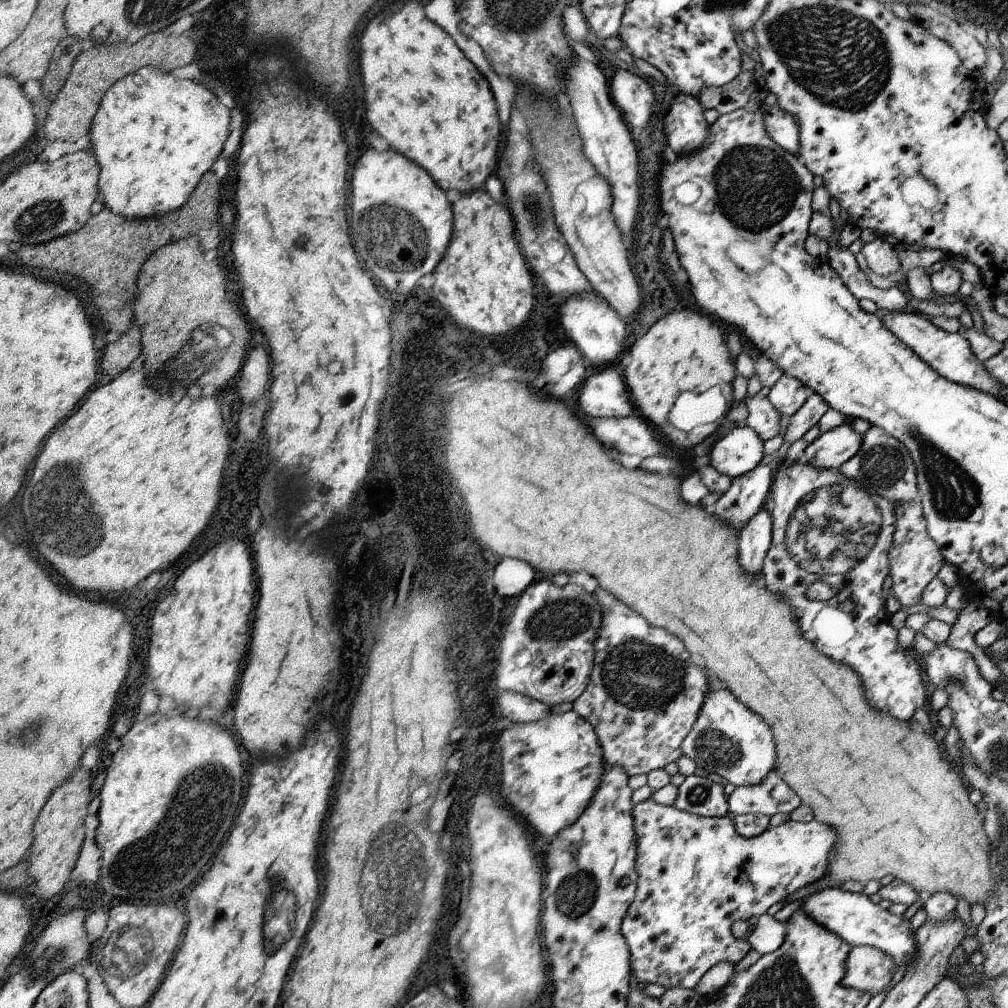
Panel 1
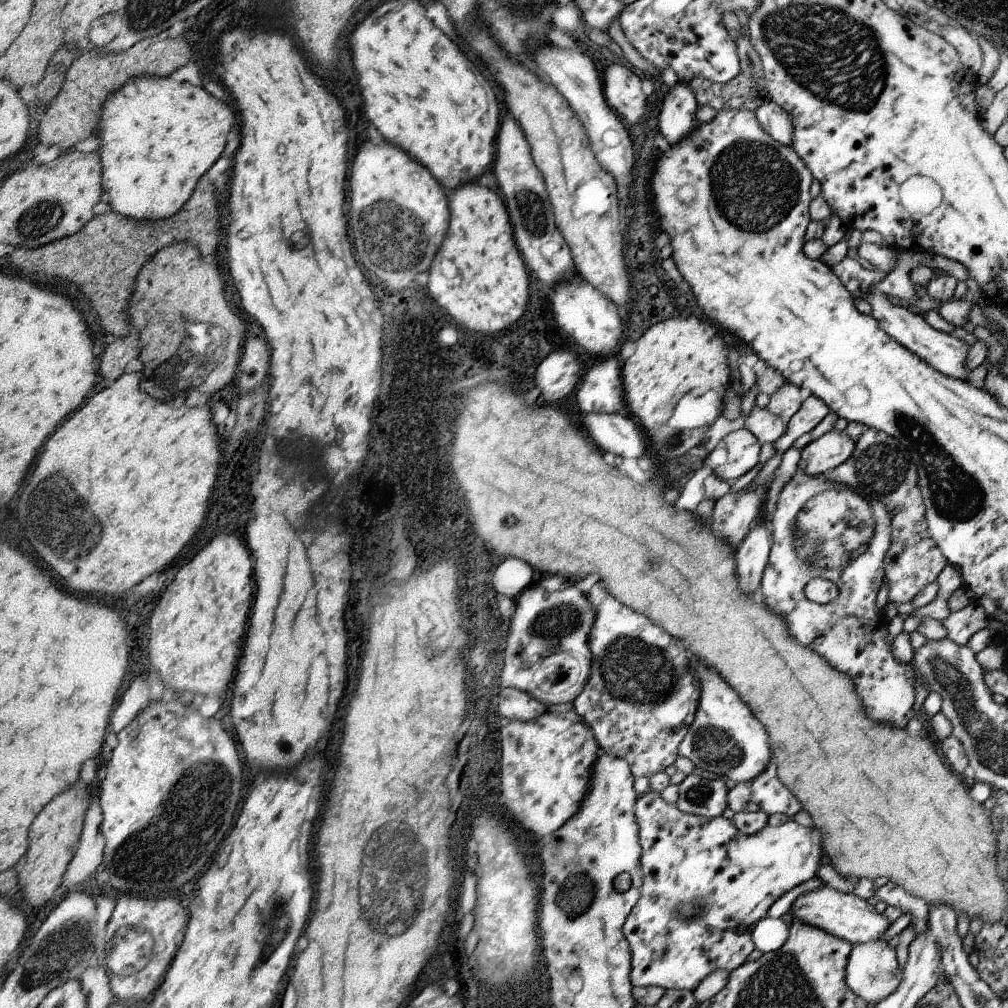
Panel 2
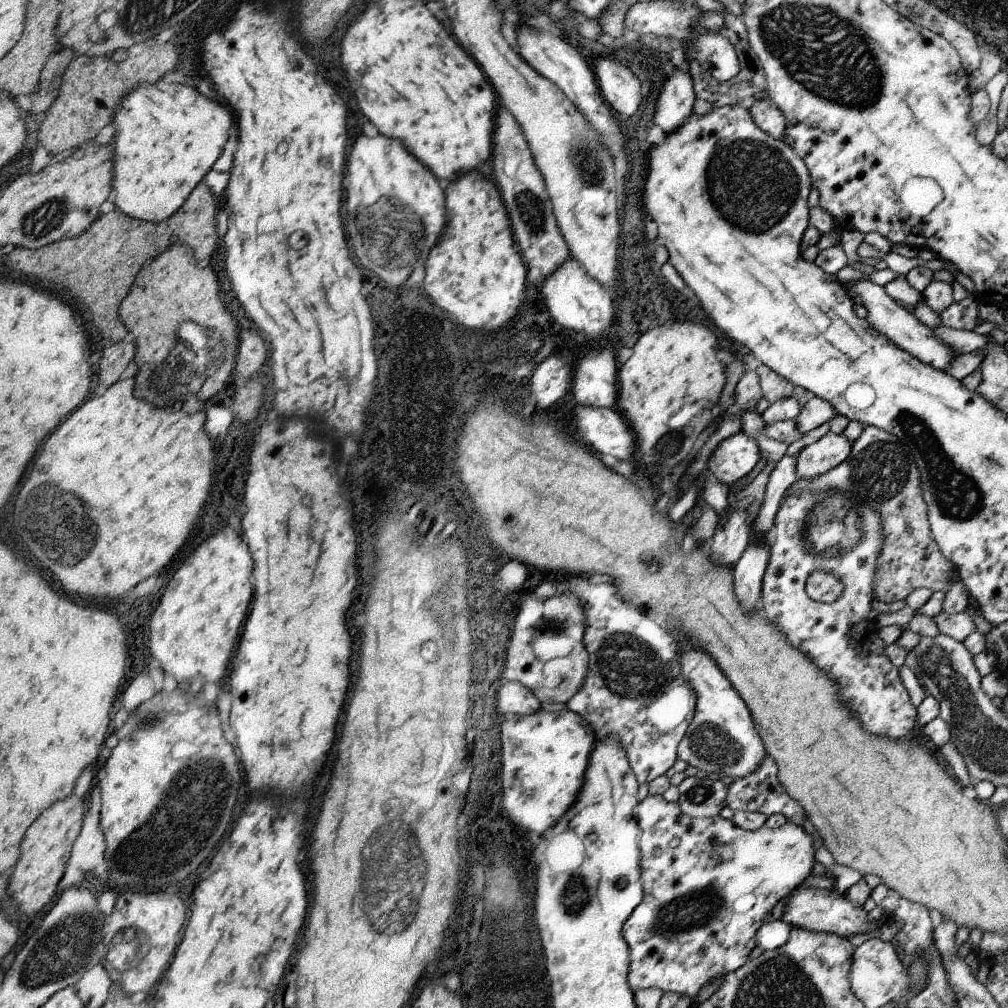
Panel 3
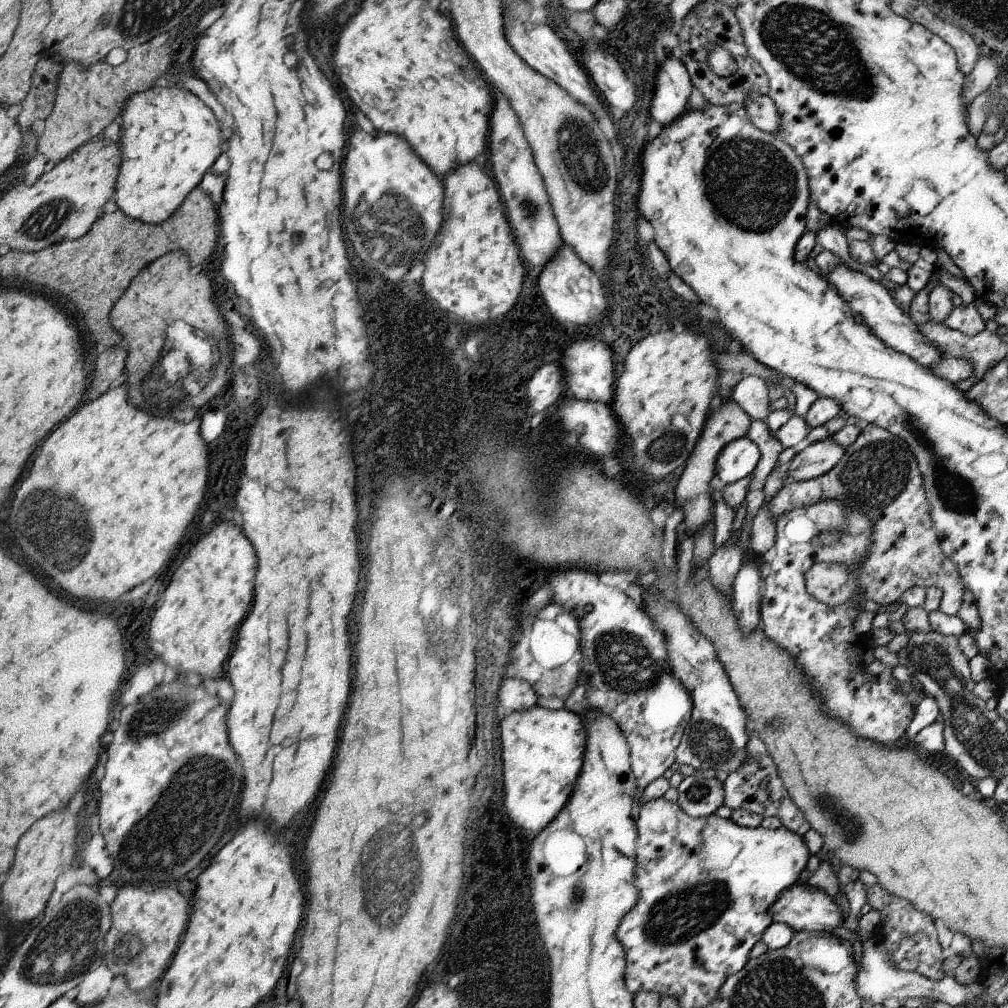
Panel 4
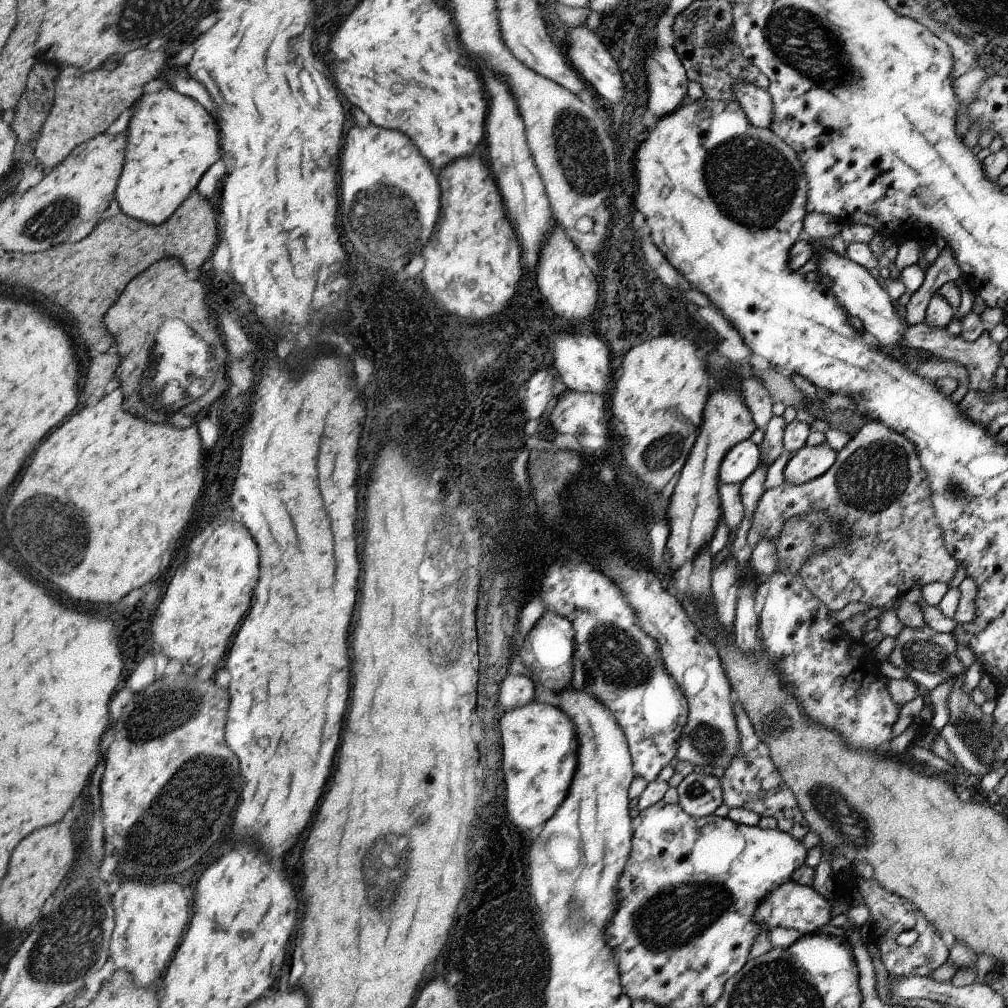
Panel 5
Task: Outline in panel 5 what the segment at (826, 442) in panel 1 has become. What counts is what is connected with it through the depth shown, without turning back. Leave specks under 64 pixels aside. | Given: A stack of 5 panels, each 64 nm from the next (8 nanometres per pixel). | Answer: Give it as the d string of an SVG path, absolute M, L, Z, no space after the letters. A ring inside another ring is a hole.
M825 442L815 448L803 446L791 460L787 460L787 466L783 468L785 484L801 486L823 476L831 468L835 458L837 452L833 452Z

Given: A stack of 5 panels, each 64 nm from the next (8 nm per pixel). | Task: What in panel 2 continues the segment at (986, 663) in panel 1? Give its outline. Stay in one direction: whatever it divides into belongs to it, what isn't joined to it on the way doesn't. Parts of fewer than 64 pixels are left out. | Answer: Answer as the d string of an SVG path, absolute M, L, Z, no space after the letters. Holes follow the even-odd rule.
M975 600L969 602L963 610L949 612L947 618L941 620L943 628L947 630L947 638L959 646L967 646L969 638L975 632L983 630L987 626L987 622L989 622L987 612Z

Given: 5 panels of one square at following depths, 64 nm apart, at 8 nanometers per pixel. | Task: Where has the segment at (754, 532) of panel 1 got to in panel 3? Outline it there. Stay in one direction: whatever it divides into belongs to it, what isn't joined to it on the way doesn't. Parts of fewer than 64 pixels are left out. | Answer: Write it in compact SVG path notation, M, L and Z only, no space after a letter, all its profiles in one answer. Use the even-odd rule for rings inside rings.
M751 538L741 560L733 566L733 580L737 580L737 600L745 612L753 612L757 600L761 600L763 574L769 560L769 544L759 538Z

